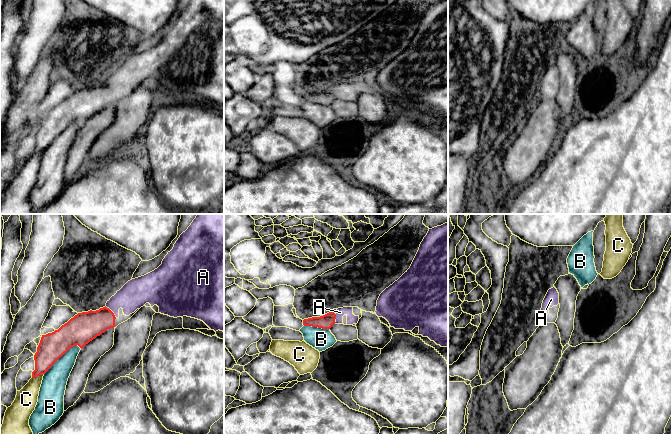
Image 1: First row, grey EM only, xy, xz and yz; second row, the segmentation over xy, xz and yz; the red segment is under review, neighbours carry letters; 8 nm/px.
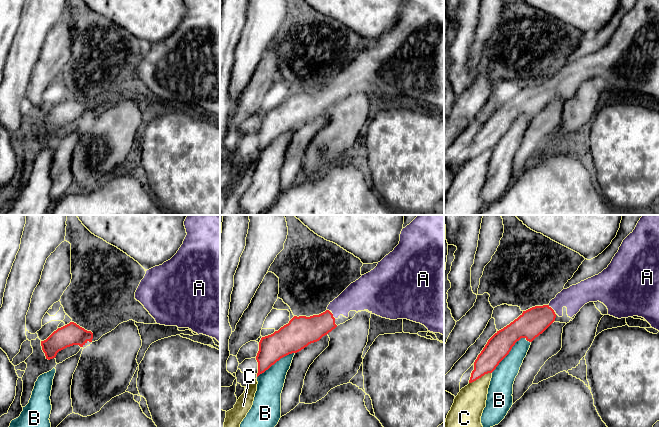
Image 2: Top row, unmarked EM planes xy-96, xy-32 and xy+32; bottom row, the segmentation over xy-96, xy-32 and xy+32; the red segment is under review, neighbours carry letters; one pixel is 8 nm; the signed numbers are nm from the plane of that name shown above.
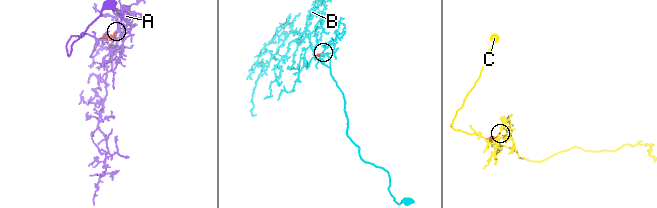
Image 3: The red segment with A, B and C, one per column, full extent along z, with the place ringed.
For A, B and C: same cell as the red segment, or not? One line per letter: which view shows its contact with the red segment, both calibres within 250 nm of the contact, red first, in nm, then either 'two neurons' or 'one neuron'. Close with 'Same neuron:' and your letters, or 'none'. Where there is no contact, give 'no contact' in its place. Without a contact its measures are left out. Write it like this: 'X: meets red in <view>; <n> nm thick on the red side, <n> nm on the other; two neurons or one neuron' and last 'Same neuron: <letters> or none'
A: meets red in xy; 240 nm thick on the red side, 220 nm on the other; one neuron
B: meets red in xy; 240 nm thick on the red side, 200 nm on the other; two neurons
C: meets red in xy; 200 nm thick on the red side, 180 nm on the other; two neurons
Same neuron: A

